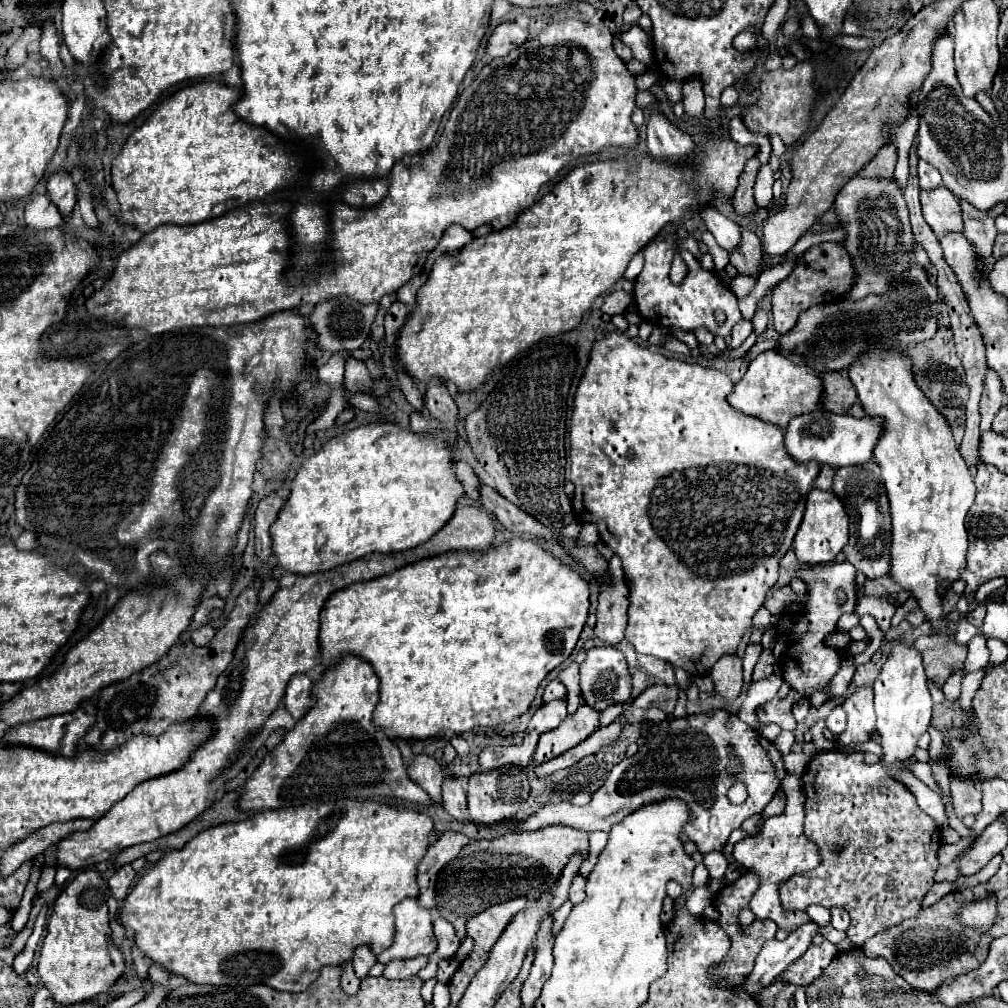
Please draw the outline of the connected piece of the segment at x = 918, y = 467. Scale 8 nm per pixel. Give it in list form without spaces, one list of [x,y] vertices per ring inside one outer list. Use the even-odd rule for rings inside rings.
[[[878,347],[878,351],[870,351],[870,357],[866,355],[866,359],[858,359],[858,363],[854,363],[854,367],[850,367],[848,375],[850,375],[850,381],[854,383],[856,391],[858,391],[858,399],[864,407],[864,411],[868,415],[874,415],[874,417],[882,417],[884,419],[884,435],[882,439],[878,441],[878,447],[874,449],[874,461],[880,465],[882,469],[882,481],[886,485],[886,493],[888,493],[888,499],[890,499],[890,513],[892,513],[892,547],[890,547],[890,577],[904,589],[904,591],[910,591],[912,597],[918,601],[918,607],[920,611],[926,615],[926,619],[934,625],[934,627],[942,627],[946,625],[946,611],[942,609],[942,601],[944,601],[944,595],[940,591],[940,587],[944,591],[948,591],[952,587],[954,581],[960,579],[960,573],[962,569],[966,567],[966,549],[968,549],[968,537],[966,537],[966,513],[970,509],[970,505],[974,503],[974,497],[976,497],[976,485],[974,485],[974,479],[970,475],[970,469],[966,467],[958,447],[954,445],[954,437],[952,437],[952,429],[950,425],[944,421],[942,415],[938,415],[938,411],[934,409],[934,405],[922,395],[922,391],[918,391],[918,385],[914,383],[914,377],[912,377],[912,371],[910,371],[912,363],[908,357],[902,355],[902,351],[882,351],[882,347]]]

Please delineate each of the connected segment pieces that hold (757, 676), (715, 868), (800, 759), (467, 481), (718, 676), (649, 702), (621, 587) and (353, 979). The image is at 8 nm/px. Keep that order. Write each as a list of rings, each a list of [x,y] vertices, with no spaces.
[[[763,647],[762,653],[759,657],[758,662],[754,667],[752,674],[752,681],[760,681],[769,677],[773,673],[773,667],[777,660],[773,655],[773,647]]]
[[[712,851],[712,853],[706,853],[702,863],[706,865],[706,869],[710,871],[710,879],[724,879],[724,873],[726,873],[726,867],[728,867],[728,861],[724,859],[724,855],[720,851]]]
[[[788,753],[784,757],[784,765],[788,773],[804,773],[808,767],[808,759],[804,753]]]
[[[456,457],[456,459],[454,459],[454,471],[456,471],[456,475],[458,475],[458,481],[464,485],[466,495],[480,505],[480,481],[478,481],[474,469],[472,469],[468,463],[464,463],[462,459]]]
[[[722,657],[710,673],[714,681],[714,691],[722,695],[724,699],[732,701],[740,695],[742,691],[742,659],[738,657]]]
[[[652,685],[652,687],[648,687],[640,697],[632,699],[630,705],[632,705],[632,707],[642,707],[642,709],[658,707],[658,709],[662,709],[664,713],[672,713],[672,711],[674,711],[674,705],[676,705],[676,699],[678,699],[678,687]]]
[[[614,555],[610,559],[612,577],[610,585],[602,585],[602,593],[598,597],[598,611],[596,611],[596,627],[594,633],[608,645],[618,645],[624,639],[624,629],[628,625],[628,587],[624,583],[622,561]]]
[[[342,963],[340,967],[342,967],[340,987],[342,987],[348,995],[354,995],[354,993],[358,991],[358,987],[360,987],[360,979],[356,977],[356,973],[354,973],[354,969],[352,969],[350,963]]]

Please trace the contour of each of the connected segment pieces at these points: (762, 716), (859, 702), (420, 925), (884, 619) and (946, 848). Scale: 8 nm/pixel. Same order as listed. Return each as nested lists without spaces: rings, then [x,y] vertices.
[[[790,689],[790,693],[788,693],[786,699],[780,699],[780,701],[774,701],[774,703],[762,707],[758,711],[760,723],[776,723],[776,725],[780,725],[786,731],[794,731],[796,729],[796,719],[792,715],[794,697],[796,697],[796,701],[802,699],[802,697],[798,697],[798,693],[794,689]]]
[[[860,687],[852,697],[844,701],[842,707],[846,707],[846,717],[848,725],[844,735],[835,738],[829,729],[824,729],[825,737],[836,743],[866,743],[872,739],[874,733],[874,697],[872,697],[872,687]]]
[[[404,899],[394,907],[396,933],[394,943],[376,955],[378,963],[390,959],[414,959],[418,955],[432,955],[436,951],[436,937],[432,931],[432,913],[416,899]]]
[[[862,597],[858,601],[858,607],[856,607],[858,615],[870,613],[878,621],[878,625],[884,633],[888,633],[888,629],[890,629],[890,619],[892,619],[894,611],[896,611],[896,607],[892,603],[888,603],[886,599],[880,599],[880,597],[874,601],[870,601],[870,597]]]
[[[970,835],[968,837],[960,837],[958,843],[954,845],[942,845],[938,850],[938,859],[942,865],[949,865],[950,861],[954,861],[966,847],[970,847],[972,840]]]

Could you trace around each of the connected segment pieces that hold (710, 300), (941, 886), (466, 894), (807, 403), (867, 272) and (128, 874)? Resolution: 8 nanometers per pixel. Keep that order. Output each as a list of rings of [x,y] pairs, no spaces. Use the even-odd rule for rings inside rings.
[[[666,233],[662,239],[654,239],[642,251],[644,253],[644,269],[634,281],[634,305],[636,305],[638,313],[642,315],[644,321],[658,325],[658,327],[666,327],[666,329],[680,327],[684,331],[694,331],[696,327],[706,327],[712,335],[722,335],[722,337],[730,335],[732,327],[742,319],[742,315],[738,309],[736,295],[728,289],[728,285],[714,271],[706,271],[692,253],[680,251],[690,273],[682,285],[674,285],[670,281],[668,271],[670,271],[674,253],[676,253],[676,241],[678,241],[676,235]],[[716,309],[722,309],[726,313],[726,323],[722,327],[718,327],[714,323]]]
[[[934,883],[934,887],[926,893],[922,901],[922,907],[930,907],[936,901],[940,901],[944,895],[948,895],[952,891],[952,883]]]
[[[552,825],[552,827],[538,829],[538,831],[510,833],[498,839],[490,839],[490,841],[488,839],[472,841],[460,851],[458,859],[454,859],[454,863],[450,863],[450,867],[446,867],[446,871],[442,871],[442,875],[438,877],[438,883],[436,883],[438,907],[436,909],[446,921],[450,921],[456,927],[458,937],[464,939],[464,921],[468,921],[470,917],[482,913],[484,909],[492,905],[498,905],[516,897],[524,897],[524,895],[540,895],[540,889],[544,889],[546,885],[546,875],[548,875],[548,881],[558,881],[562,875],[562,869],[574,855],[588,859],[588,833],[582,829],[572,829],[568,825]]]
[[[780,351],[760,353],[748,367],[746,375],[736,383],[734,393],[728,397],[728,403],[752,417],[760,417],[780,429],[786,429],[792,417],[812,413],[822,403],[824,385],[822,375],[808,367],[800,355],[782,355]]]
[[[852,177],[842,191],[836,195],[834,209],[848,231],[844,241],[856,271],[856,285],[846,295],[846,299],[862,299],[868,293],[890,291],[890,279],[902,275],[910,267],[910,257],[914,249],[914,233],[908,219],[908,207],[904,201],[904,191],[894,179],[864,179]]]
[[[132,865],[120,867],[120,869],[108,879],[108,887],[110,887],[112,895],[116,897],[116,901],[122,901],[122,899],[128,895],[134,879],[136,879],[136,873],[134,873]]]

